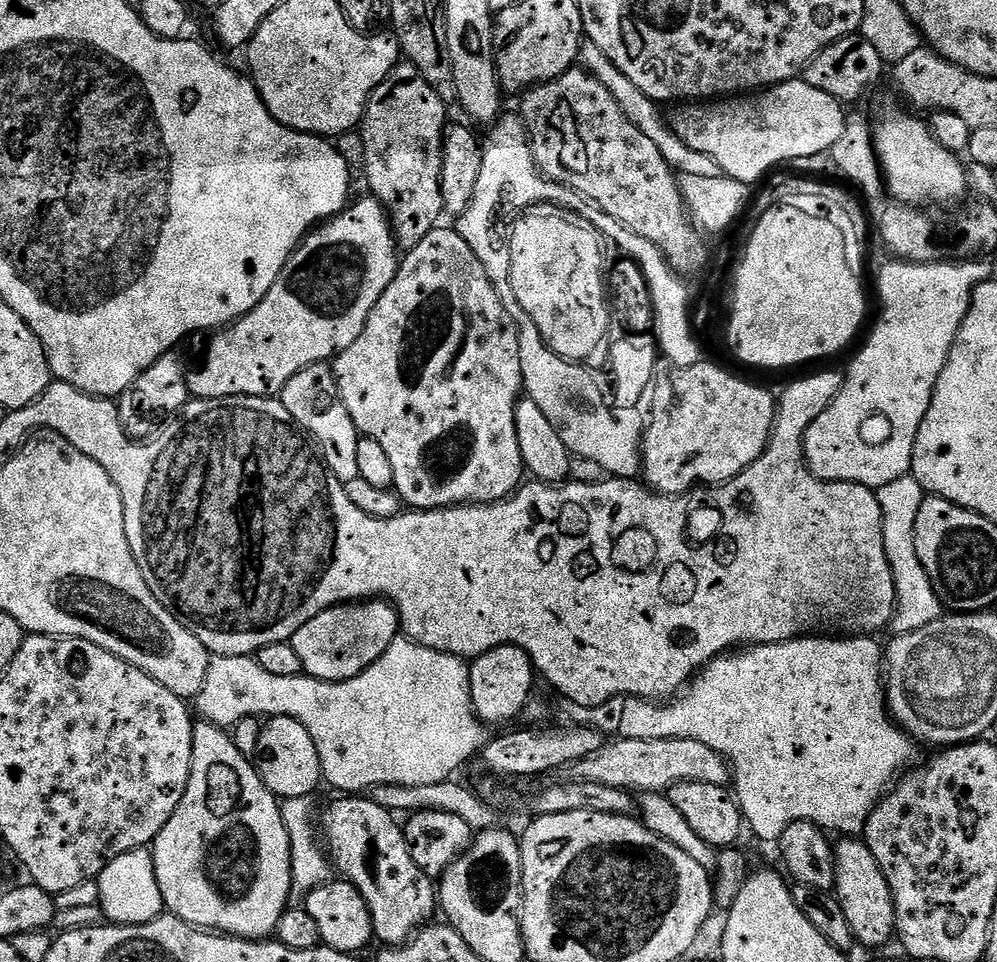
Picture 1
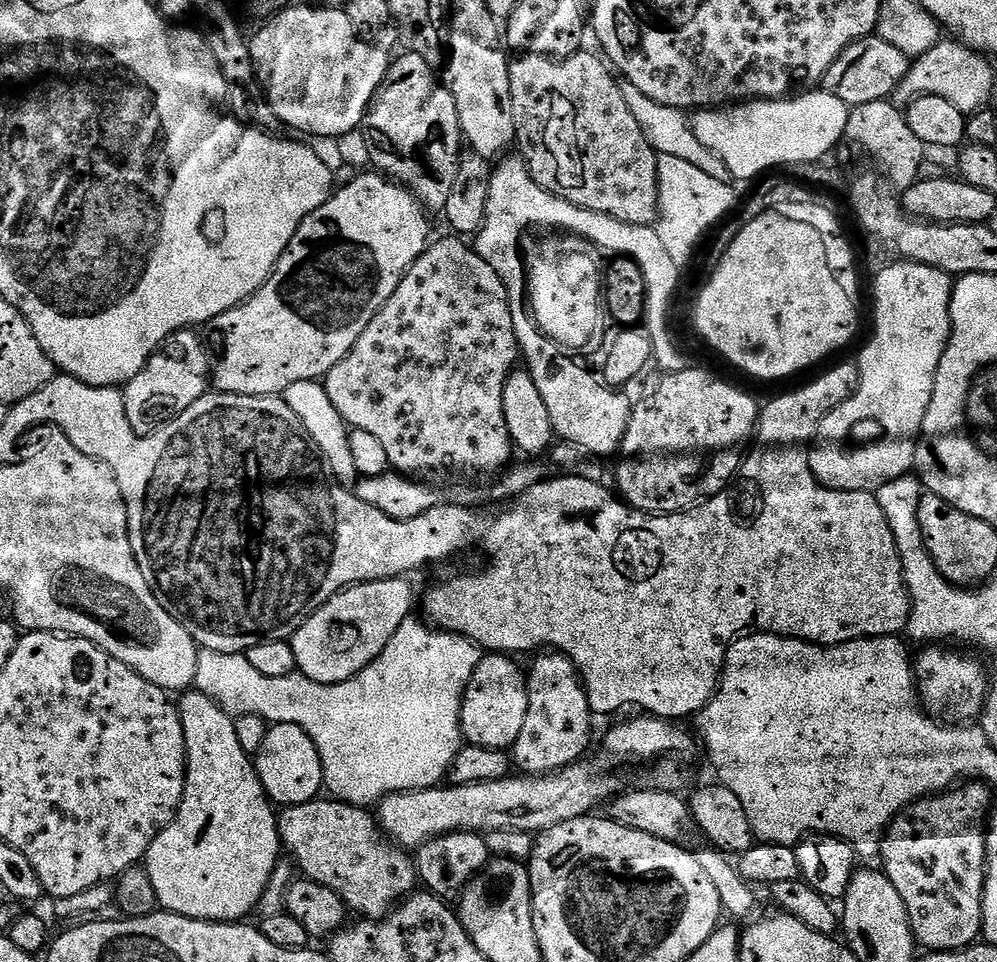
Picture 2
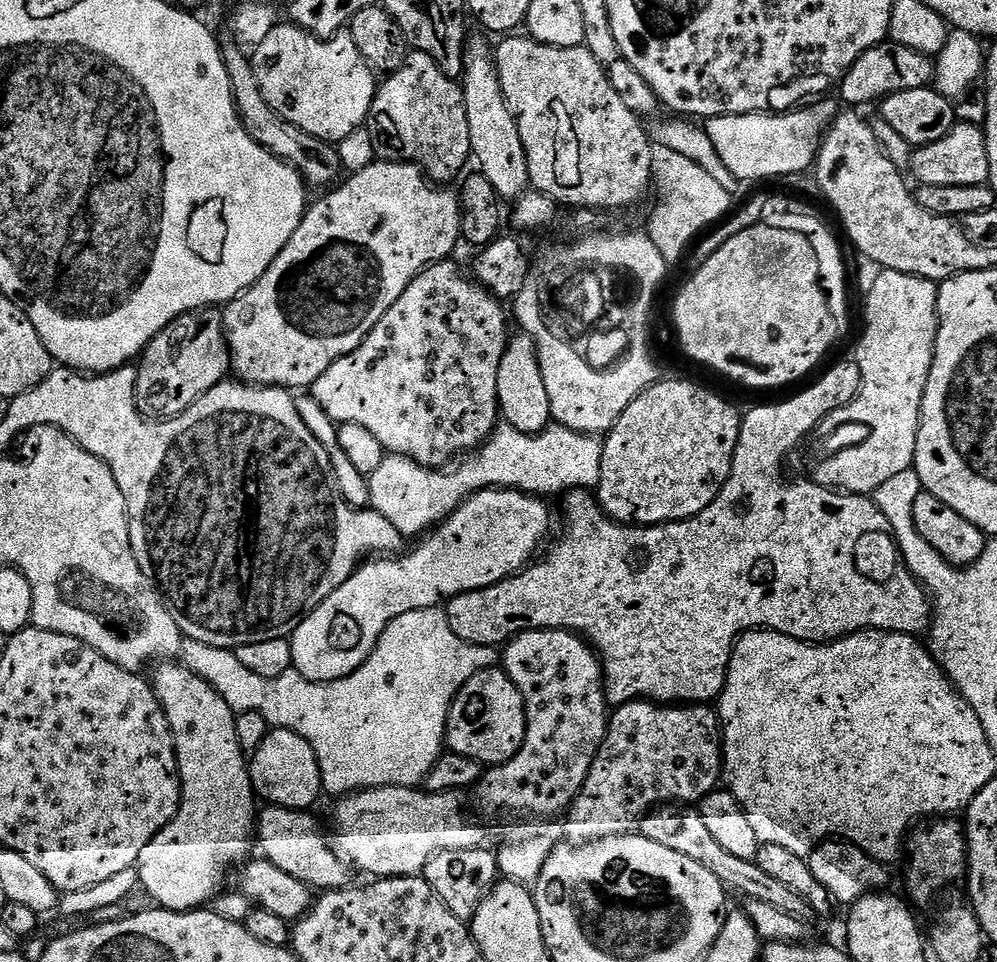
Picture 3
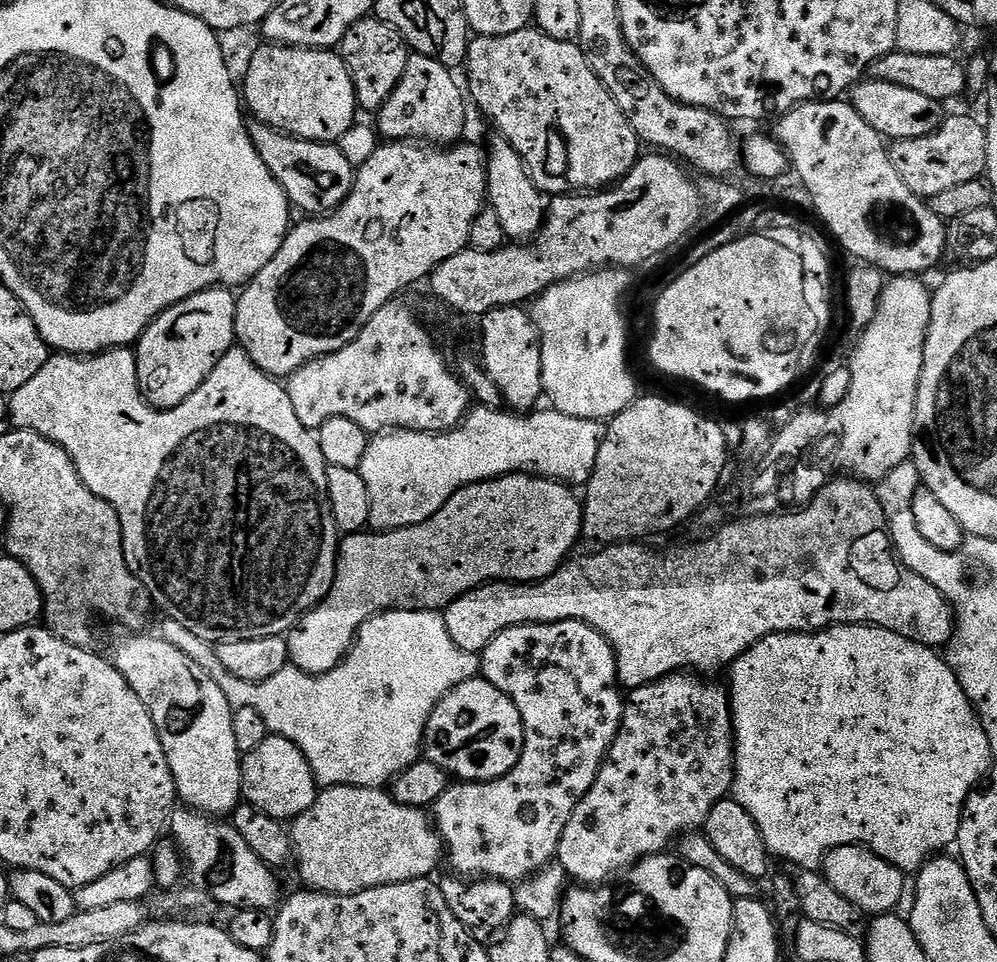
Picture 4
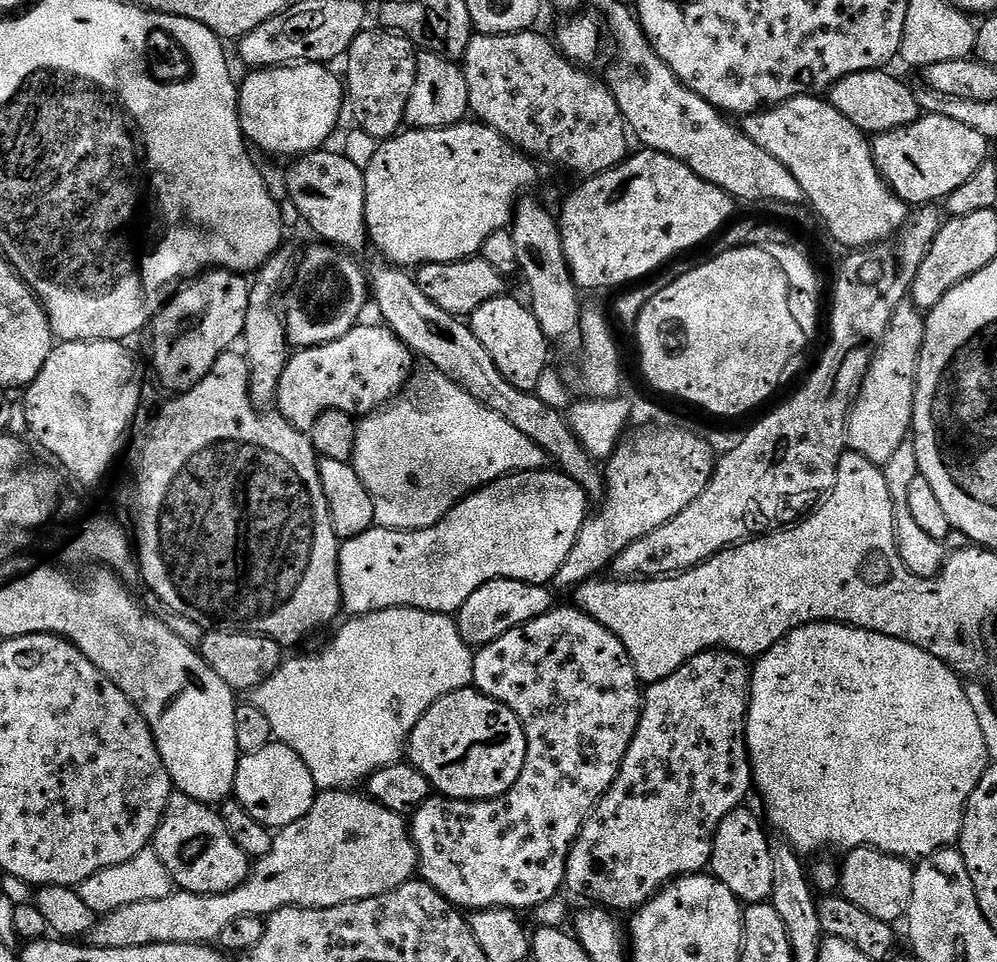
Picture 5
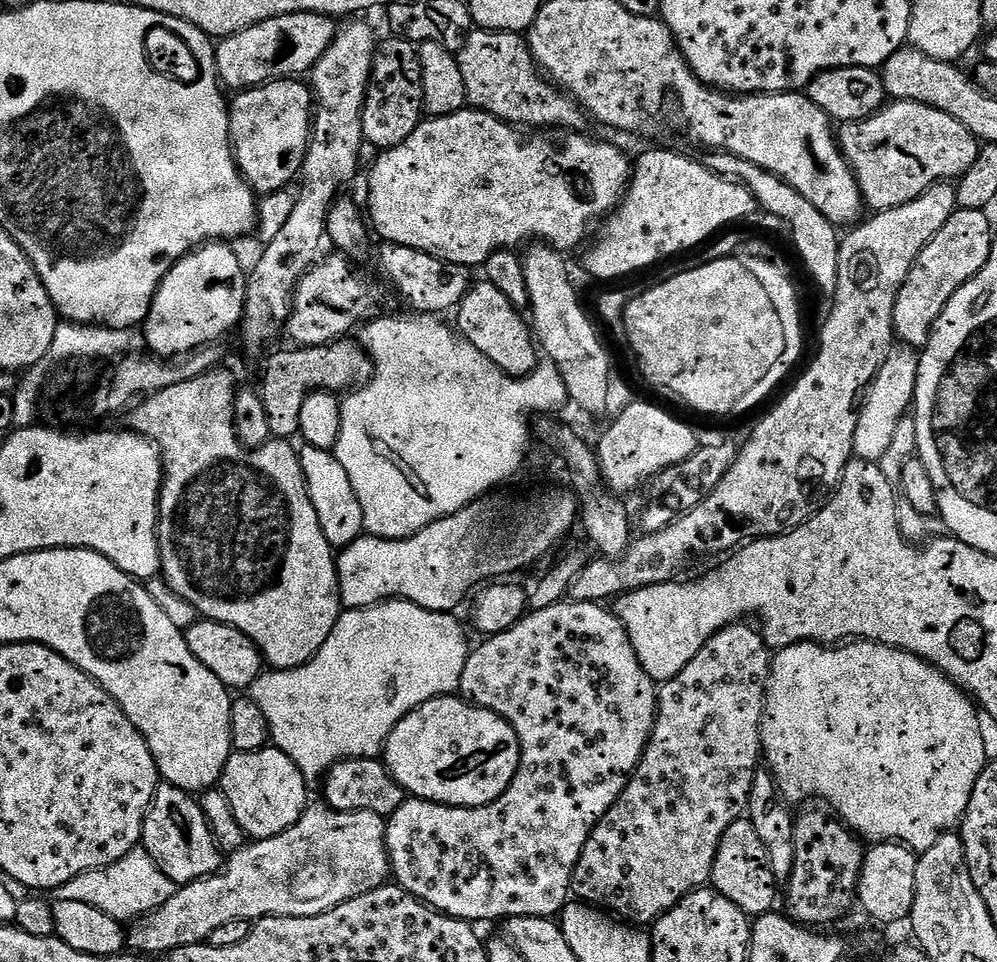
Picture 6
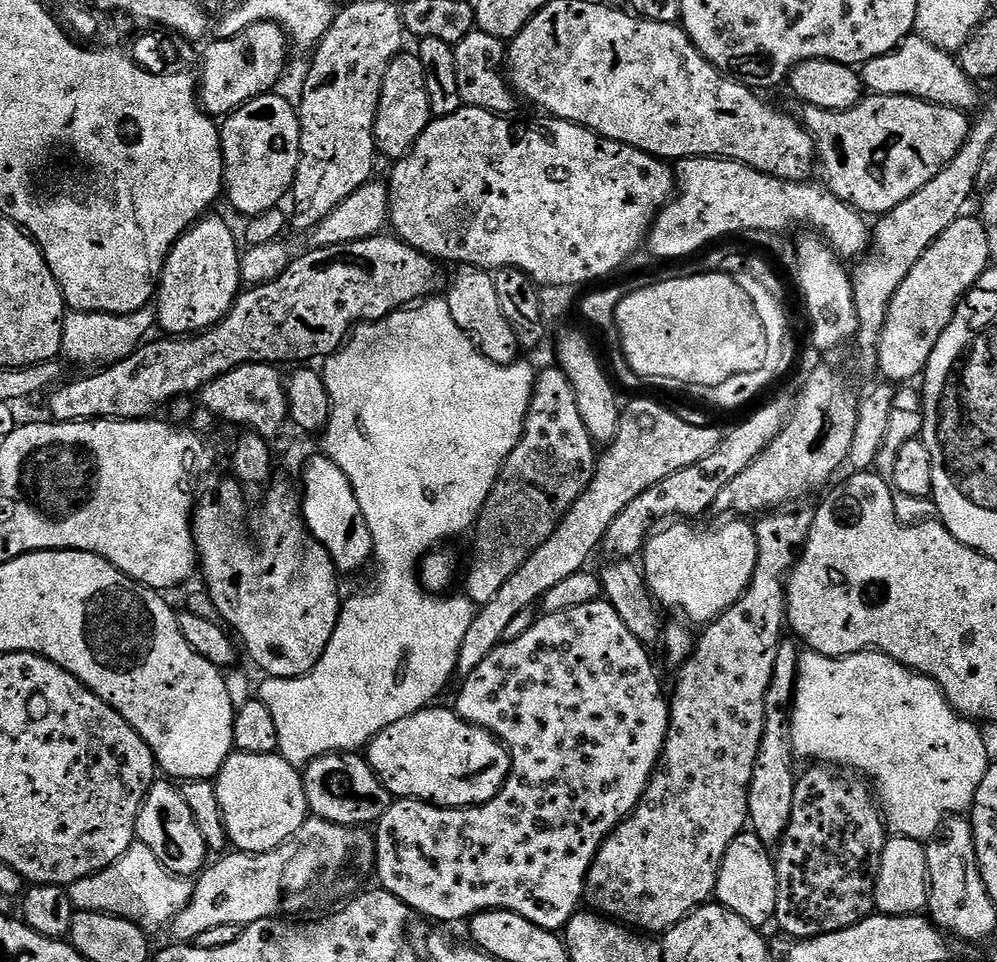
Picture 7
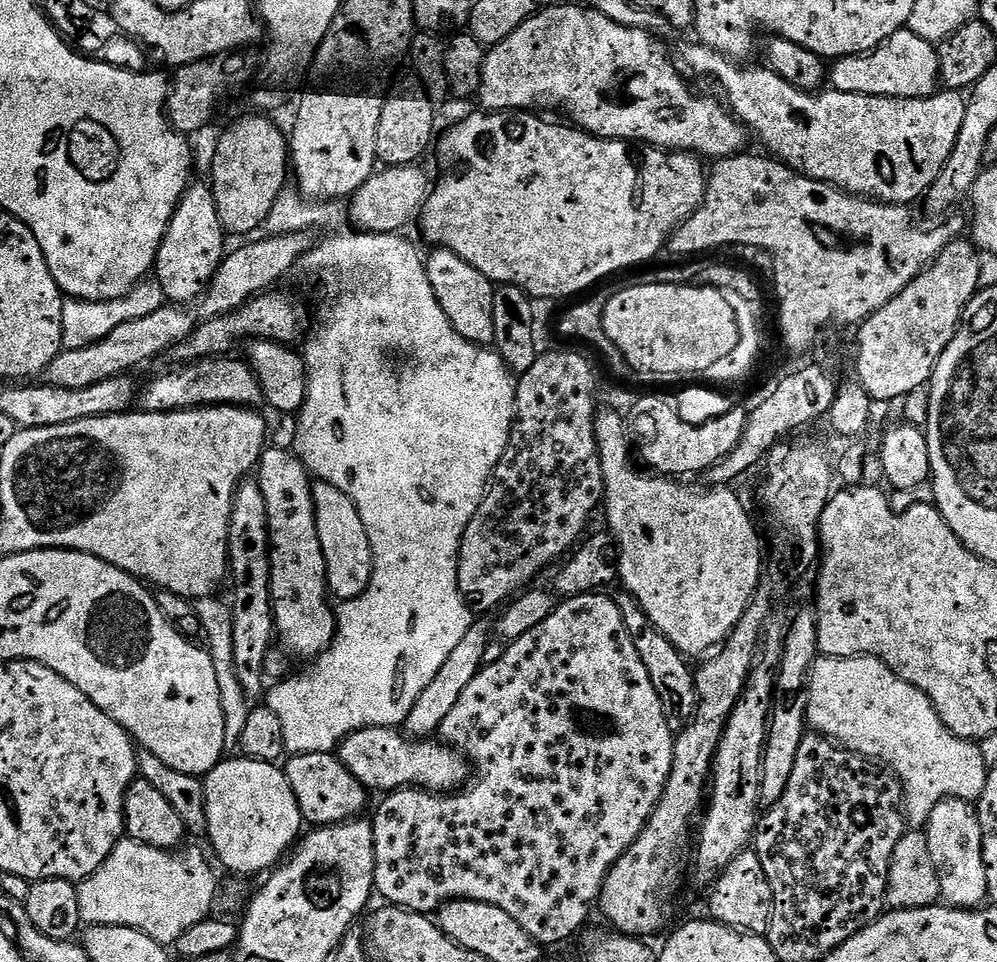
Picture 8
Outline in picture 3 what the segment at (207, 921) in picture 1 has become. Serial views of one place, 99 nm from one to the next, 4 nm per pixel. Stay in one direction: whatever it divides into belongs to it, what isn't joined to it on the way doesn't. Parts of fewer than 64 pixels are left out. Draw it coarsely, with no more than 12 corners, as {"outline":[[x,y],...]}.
{"outline":[[183,664],[150,683],[180,809],[139,887],[190,912],[253,855],[258,800],[237,713]]}

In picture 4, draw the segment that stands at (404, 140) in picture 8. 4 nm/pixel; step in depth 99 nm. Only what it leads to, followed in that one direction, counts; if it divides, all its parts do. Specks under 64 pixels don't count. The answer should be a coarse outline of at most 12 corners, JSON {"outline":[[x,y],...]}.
{"outline":[[374,14],[346,30],[338,51],[357,105],[379,113],[410,55]]}

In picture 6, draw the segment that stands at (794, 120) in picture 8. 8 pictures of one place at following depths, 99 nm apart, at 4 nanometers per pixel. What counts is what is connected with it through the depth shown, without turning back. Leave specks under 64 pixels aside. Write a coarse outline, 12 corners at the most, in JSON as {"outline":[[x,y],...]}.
{"outline":[[918,102],[840,124],[873,213],[977,167],[981,141]]}

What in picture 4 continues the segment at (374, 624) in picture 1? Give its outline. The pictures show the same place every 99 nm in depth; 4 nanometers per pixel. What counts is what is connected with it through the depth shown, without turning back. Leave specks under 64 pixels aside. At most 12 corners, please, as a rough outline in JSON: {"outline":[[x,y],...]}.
{"outline":[[514,472],[339,541],[287,633],[321,676],[382,612],[435,612],[573,555],[571,487]]}

